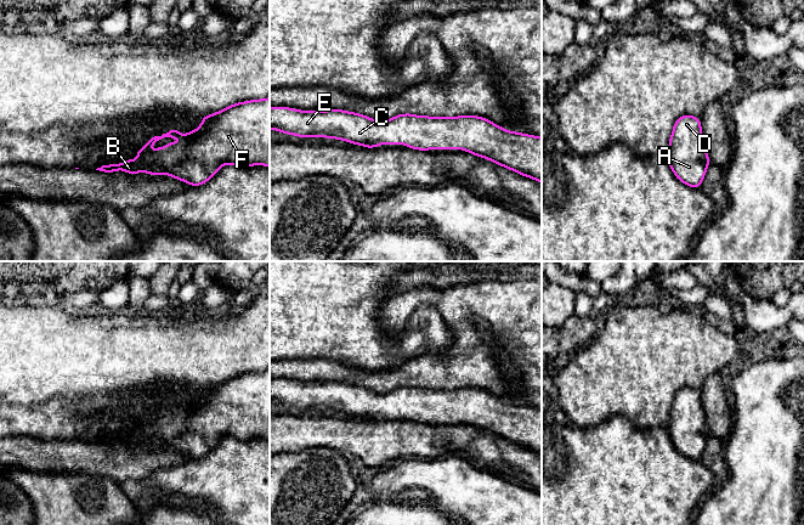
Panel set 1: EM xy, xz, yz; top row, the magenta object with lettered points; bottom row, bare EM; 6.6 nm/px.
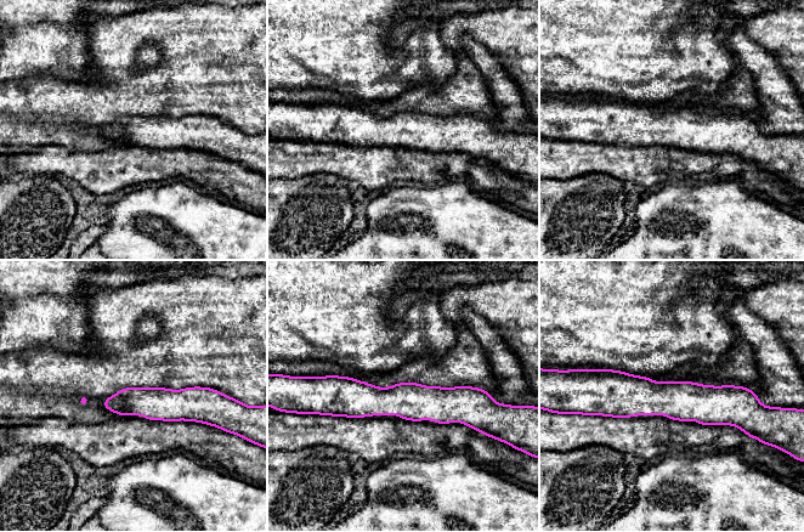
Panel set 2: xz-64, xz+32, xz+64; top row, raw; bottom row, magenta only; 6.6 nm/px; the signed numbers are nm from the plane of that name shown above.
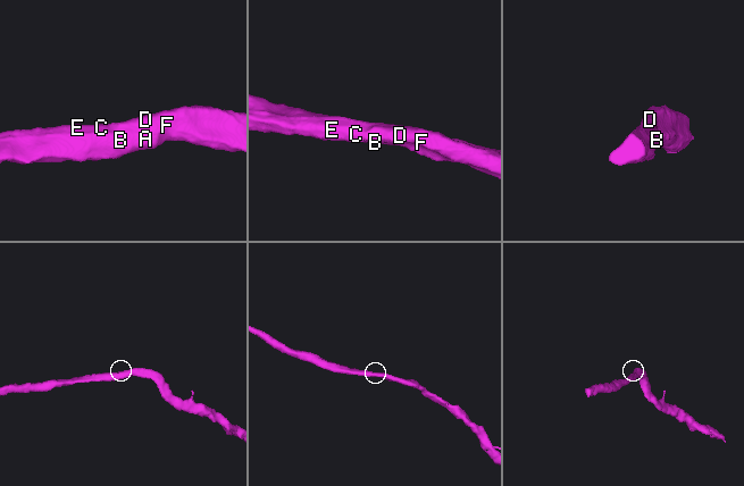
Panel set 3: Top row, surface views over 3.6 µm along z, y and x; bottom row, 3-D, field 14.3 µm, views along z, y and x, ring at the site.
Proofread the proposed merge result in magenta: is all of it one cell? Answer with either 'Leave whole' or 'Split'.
Leave whole

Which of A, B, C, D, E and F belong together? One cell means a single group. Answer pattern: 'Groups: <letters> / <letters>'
Groups: A B C D E F

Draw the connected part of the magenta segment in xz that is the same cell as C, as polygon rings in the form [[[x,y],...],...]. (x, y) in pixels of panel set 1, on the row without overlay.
[[[279,378],[270,379],[270,401],[300,411],[316,408],[342,412],[366,420],[375,420],[379,417],[407,417],[408,420],[419,423],[464,422],[542,456],[542,410],[506,403],[483,389],[428,389],[404,385],[378,394],[342,382],[300,383]]]

